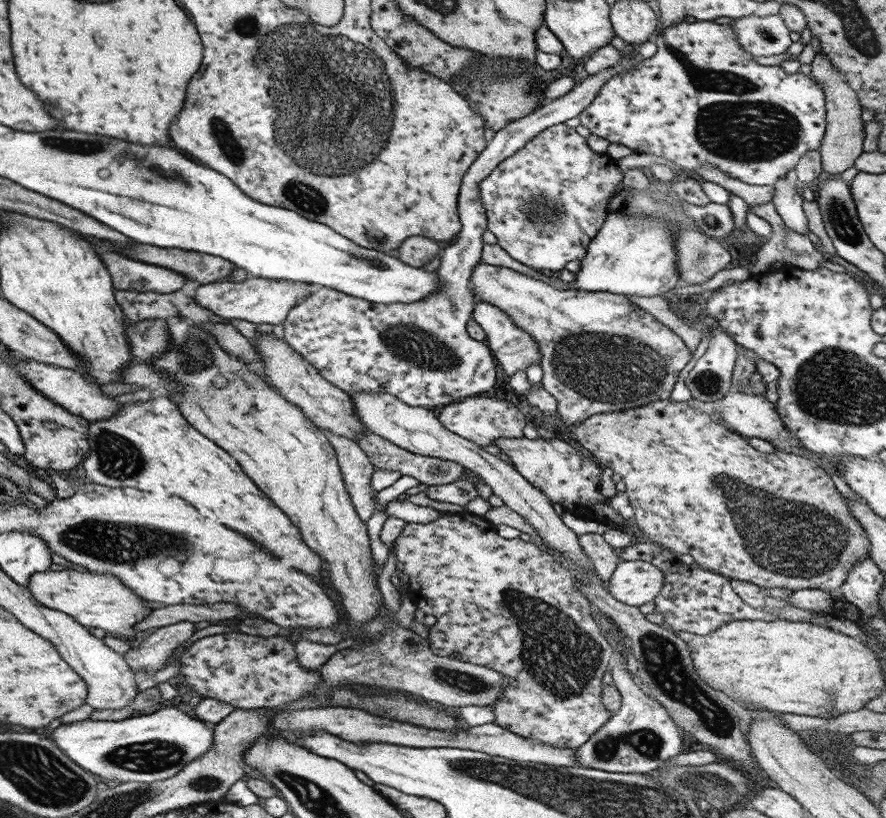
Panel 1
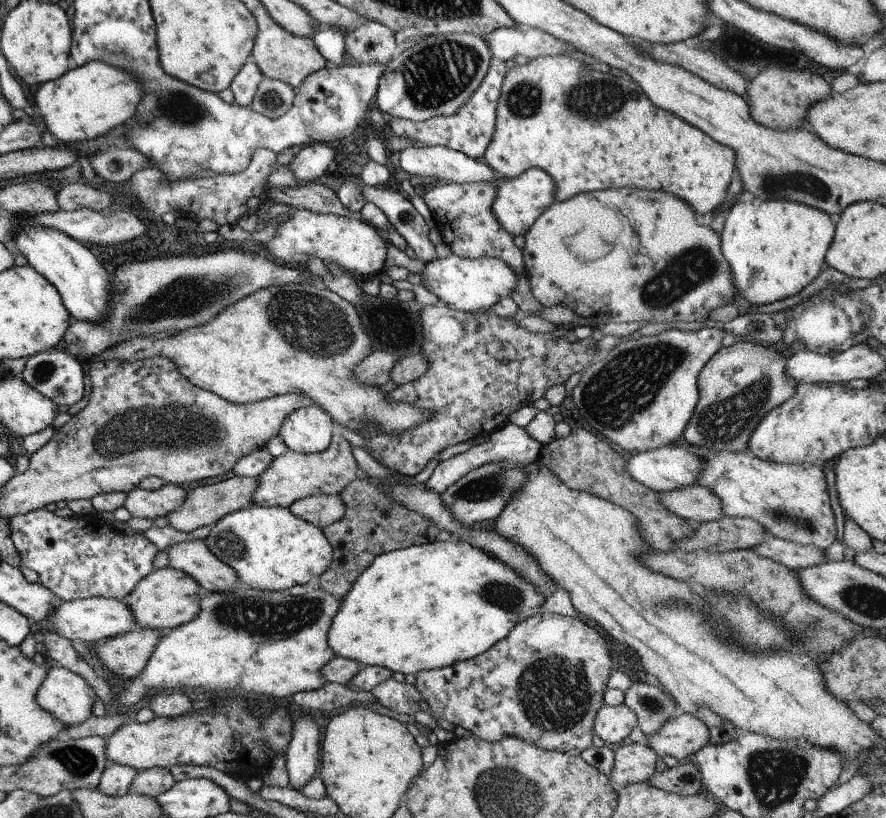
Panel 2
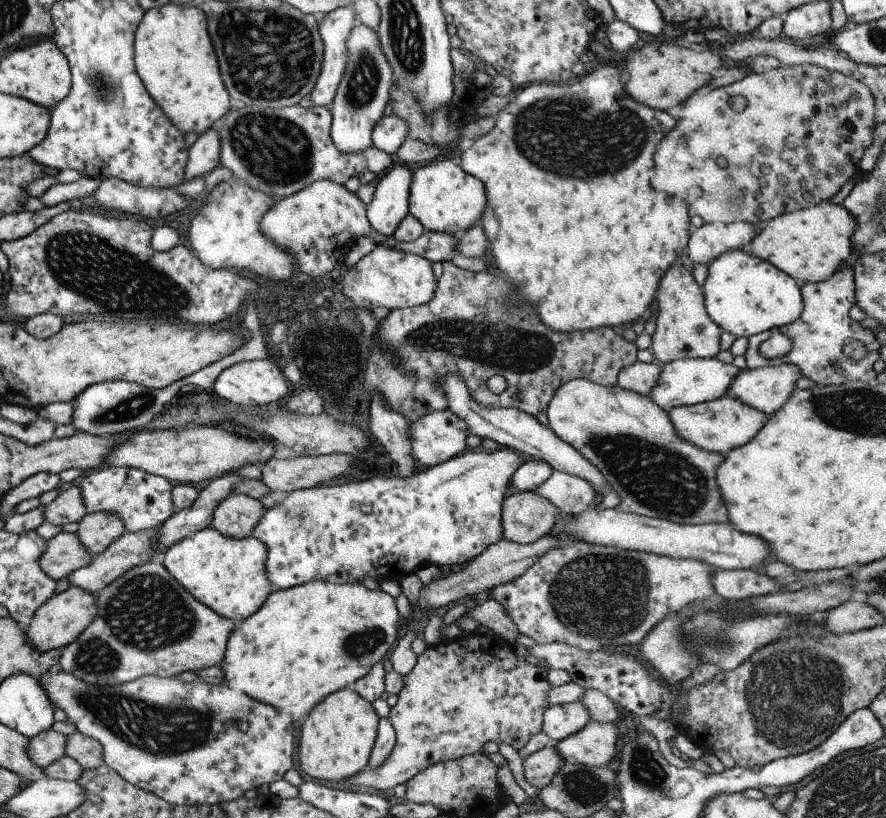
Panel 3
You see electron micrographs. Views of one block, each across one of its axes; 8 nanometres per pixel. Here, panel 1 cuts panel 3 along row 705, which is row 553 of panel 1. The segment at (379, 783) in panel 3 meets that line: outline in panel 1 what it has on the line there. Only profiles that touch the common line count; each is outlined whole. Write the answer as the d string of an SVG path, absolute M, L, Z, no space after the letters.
M468 512L442 513L430 524L408 523L393 542L396 570L408 577L407 592L413 605L435 618L435 623L428 627L431 654L455 654L454 660L489 668L505 677L501 697L492 706L497 726L547 745L577 748L611 719L612 713L603 708L600 694L601 677L614 650L593 620L591 605L575 590L573 576L562 562L531 542L499 538L495 525Z

